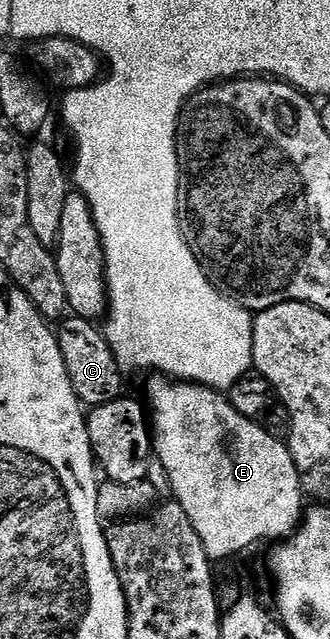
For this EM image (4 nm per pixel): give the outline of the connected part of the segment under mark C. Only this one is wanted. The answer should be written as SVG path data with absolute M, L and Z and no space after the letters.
M75 315L65 316L59 325L56 338L62 351L62 363L66 363L70 387L74 387L74 395L78 395L81 405L95 407L118 399L125 392L125 374L118 359L114 359L114 351L104 337L101 326L95 320Z

